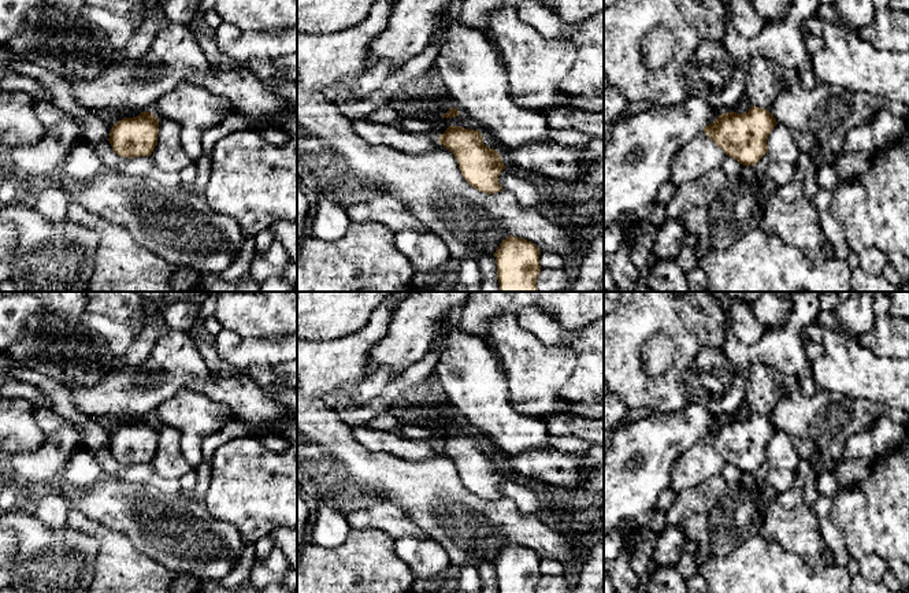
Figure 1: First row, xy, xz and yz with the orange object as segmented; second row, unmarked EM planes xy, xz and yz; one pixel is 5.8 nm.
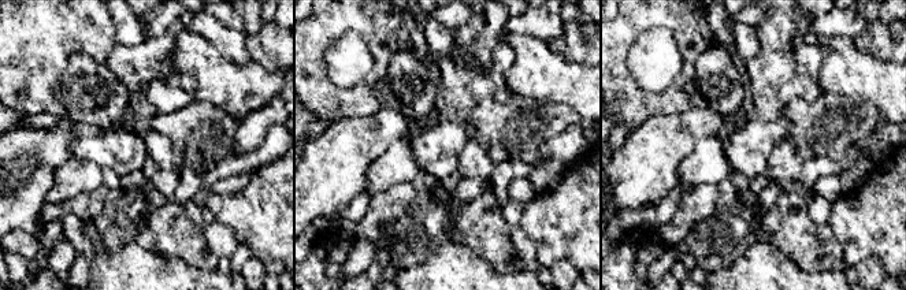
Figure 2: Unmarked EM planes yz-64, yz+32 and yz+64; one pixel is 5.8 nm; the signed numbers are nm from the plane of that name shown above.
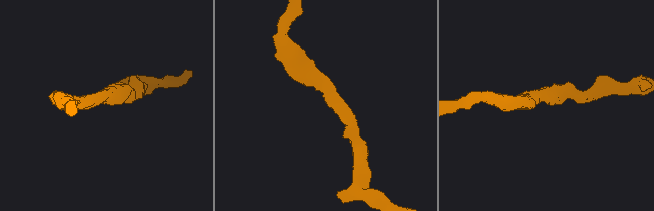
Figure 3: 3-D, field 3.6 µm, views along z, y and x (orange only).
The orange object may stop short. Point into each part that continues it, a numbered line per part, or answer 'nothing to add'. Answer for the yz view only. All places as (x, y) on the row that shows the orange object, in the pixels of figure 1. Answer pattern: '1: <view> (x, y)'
nothing to add

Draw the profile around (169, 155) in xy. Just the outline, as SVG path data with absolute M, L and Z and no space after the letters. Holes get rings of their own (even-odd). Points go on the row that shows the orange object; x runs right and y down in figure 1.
M159 119L157 145L149 157L159 170L178 174L192 163L181 144L178 123L168 119Z

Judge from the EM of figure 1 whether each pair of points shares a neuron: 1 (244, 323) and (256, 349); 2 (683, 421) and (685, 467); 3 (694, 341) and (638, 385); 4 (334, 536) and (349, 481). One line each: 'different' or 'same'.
1: different
2: different
3: same
4: different

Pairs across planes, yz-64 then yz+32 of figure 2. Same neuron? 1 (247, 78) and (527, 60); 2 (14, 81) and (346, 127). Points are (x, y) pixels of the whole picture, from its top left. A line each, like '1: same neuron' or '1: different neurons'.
1: same neuron
2: different neurons

